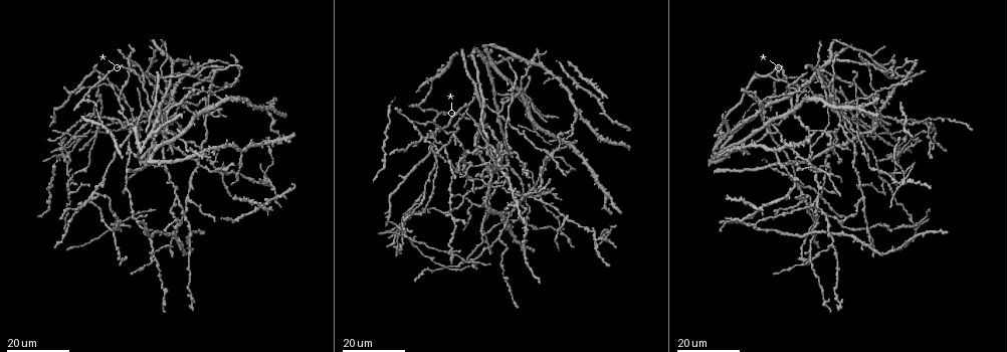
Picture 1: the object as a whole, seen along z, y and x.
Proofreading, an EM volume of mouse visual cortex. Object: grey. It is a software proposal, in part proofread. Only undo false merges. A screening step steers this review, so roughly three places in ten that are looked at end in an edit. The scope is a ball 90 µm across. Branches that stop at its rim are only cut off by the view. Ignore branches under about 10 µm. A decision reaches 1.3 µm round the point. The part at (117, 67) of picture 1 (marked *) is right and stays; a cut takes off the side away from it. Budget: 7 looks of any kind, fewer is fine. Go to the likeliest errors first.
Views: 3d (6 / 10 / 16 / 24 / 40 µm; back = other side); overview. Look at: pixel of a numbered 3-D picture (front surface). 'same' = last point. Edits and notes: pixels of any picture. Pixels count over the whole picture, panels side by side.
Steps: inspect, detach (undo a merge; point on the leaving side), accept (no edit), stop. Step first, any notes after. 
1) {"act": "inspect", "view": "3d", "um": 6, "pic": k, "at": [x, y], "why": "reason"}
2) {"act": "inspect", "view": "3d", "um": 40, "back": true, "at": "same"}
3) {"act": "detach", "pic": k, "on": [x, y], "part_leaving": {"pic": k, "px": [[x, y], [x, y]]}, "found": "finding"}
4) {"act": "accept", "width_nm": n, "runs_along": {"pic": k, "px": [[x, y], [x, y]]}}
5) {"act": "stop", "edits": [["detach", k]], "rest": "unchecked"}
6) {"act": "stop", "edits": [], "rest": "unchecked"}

{"act": "inspect", "view": "3d", "um": 24, "pic": 1, "at": [903, 180], "why": "four or more arms meet"}

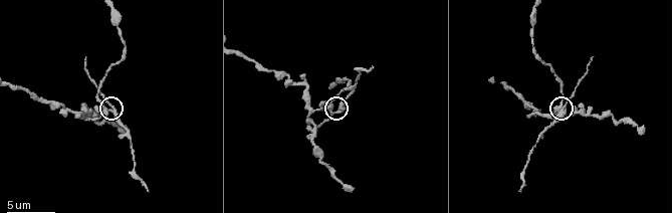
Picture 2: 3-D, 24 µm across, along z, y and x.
{"act": "inspect", "view": "3d", "um": 10, "pic": 2, "at": [105, 108]}

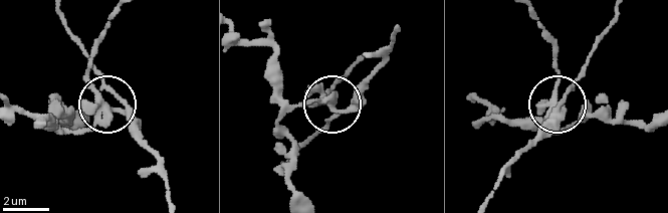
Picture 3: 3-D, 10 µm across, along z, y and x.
{"act": "detach", "pic": 3, "on": [552, 67], "part_leaving": {"pic": 3, "px": [[551, 101], [558, 51], [534, 11]]}, "found": "a second neuron is stuck on"}

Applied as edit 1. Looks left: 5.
{"act": "inspect", "view": "overview"}

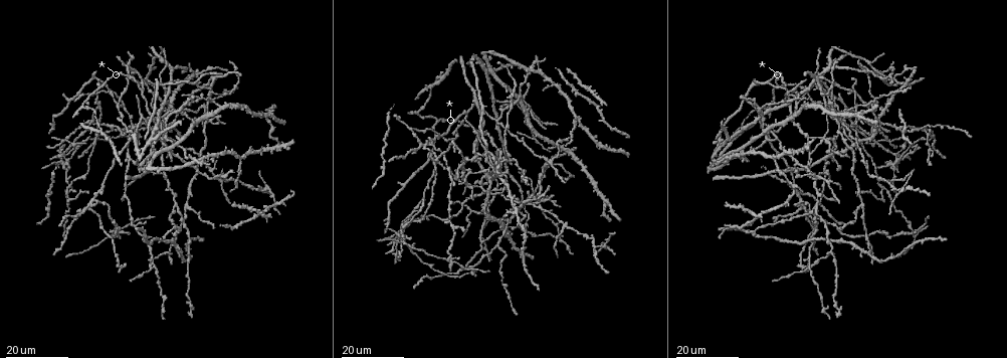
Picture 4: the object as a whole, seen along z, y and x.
{"act": "inspect", "view": "3d", "um": 16, "pic": 4, "at": [541, 200], "why": "four arms meet"}

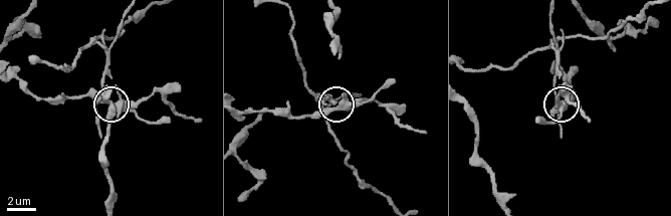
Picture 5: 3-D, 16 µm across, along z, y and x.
{"act": "inspect", "view": "3d", "um": 10, "pic": 5, "at": [123, 100], "why": "closer look"}

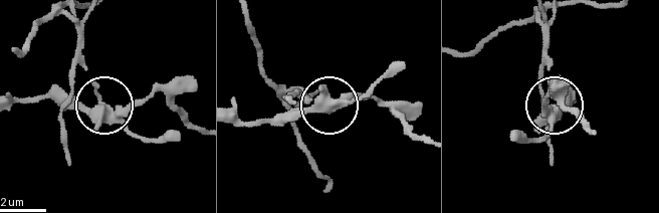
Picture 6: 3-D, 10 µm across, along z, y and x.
{"act": "accept", "width_nm": 350, "found": "continuous, no second neuron"}

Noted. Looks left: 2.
{"act": "inspect", "view": "3d", "um": 24, "pic": 4, "at": [918, 233], "why": "looks like a crossing"}

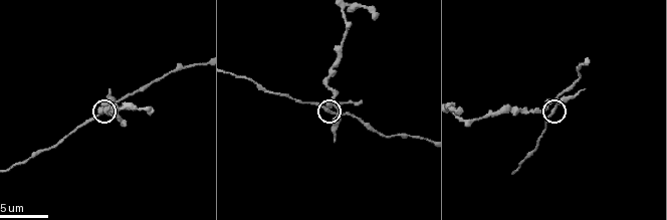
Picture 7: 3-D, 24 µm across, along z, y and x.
{"act": "inspect", "view": "3d", "um": 10, "pic": 7, "at": [554, 106]}

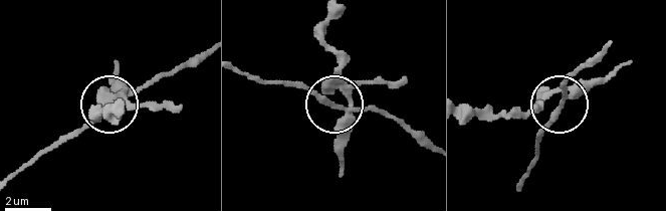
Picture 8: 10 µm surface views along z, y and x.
{"act": "detach", "pic": 8, "on": [551, 113], "part_leaving": {"pic": 8, "px": [[565, 93], [541, 131], [535, 161], [524, 178]]}, "found": "a second neuron is stuck on"}

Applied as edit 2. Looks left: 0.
{"act": "stop", "edits": [["detach", 3], ["detach", 8]], "rest": "unchecked"}

